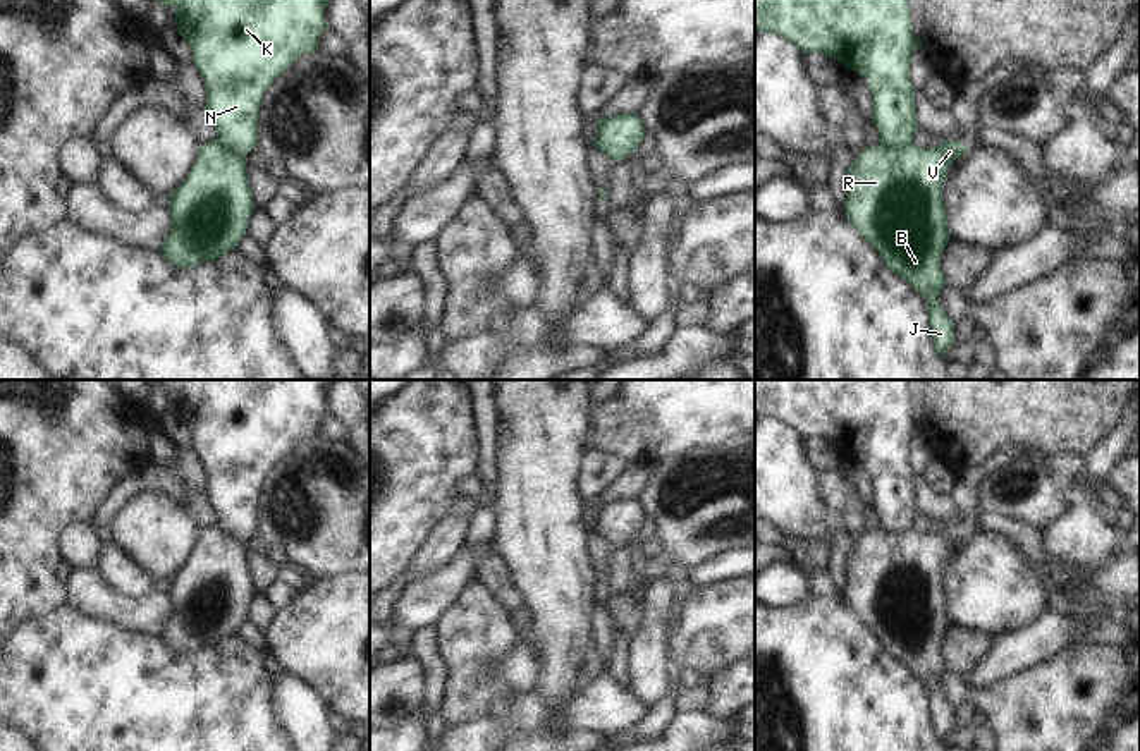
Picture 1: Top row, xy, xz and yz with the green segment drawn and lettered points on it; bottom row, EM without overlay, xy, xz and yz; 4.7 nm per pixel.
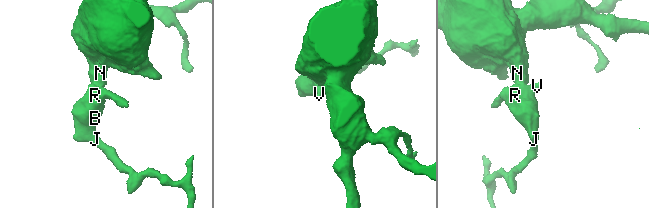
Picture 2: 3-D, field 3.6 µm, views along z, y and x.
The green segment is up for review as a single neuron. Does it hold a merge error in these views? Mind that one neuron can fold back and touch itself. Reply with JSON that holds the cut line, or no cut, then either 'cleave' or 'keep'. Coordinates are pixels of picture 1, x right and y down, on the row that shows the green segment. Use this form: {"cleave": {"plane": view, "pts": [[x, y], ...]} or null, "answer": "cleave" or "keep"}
{"cleave": {"plane": "yz", "pts": [[879, 141], [893, 148], [912, 145]]}, "answer": "cleave"}

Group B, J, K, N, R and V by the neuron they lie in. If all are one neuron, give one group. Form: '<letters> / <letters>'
B J R V / K N

